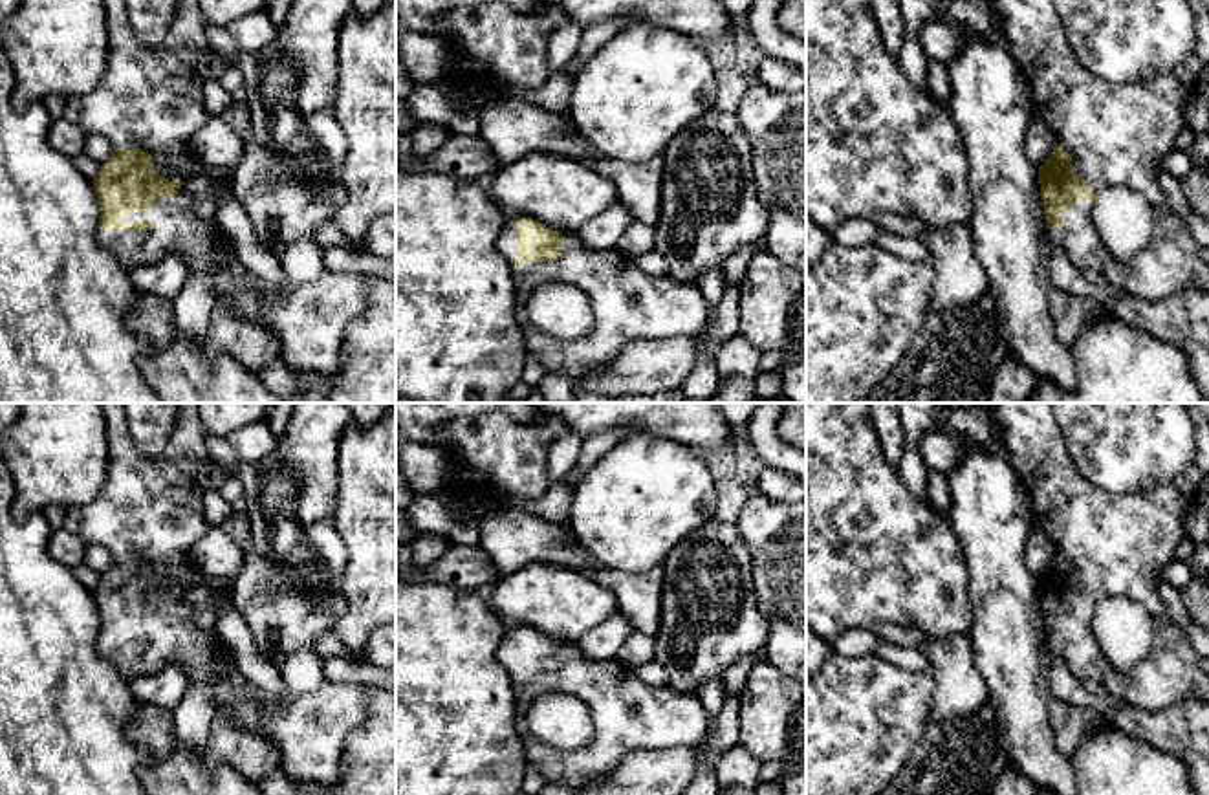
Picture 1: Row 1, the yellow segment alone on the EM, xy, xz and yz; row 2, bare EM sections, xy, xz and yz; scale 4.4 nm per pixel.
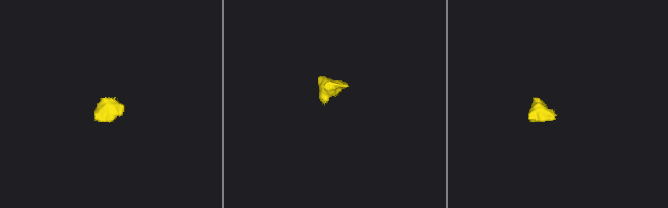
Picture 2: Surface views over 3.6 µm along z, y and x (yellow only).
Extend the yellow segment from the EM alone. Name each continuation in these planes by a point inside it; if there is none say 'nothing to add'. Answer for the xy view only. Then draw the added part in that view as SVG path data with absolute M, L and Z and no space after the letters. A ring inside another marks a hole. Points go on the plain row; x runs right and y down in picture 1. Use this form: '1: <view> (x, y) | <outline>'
1: xy (149, 508) | M126 403L99 405L104 414L108 436L106 480L93 500L66 507L64 529L81 537L86 544L99 544L106 548L117 561L139 559L148 562L154 568L154 579L161 588L169 592L181 590L183 595L174 608L156 610L156 617L148 625L132 623L119 628L119 632L130 634L150 632L152 637L148 641L104 641L97 637L95 650L103 659L110 661L126 681L132 681L137 676L154 674L167 663L180 663L191 685L205 683L211 678L211 663L216 658L218 645L222 641L216 634L220 597L225 595L231 601L233 583L229 579L209 579L202 575L191 566L189 553L192 544L198 542L209 529L203 517L203 496L209 491L220 489L225 482L225 471L211 456L205 445L207 430L200 418L198 403L176 403L178 414L174 430L165 445L165 451L156 458L148 458L137 451L128 430Z

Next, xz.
1: xz (627, 713) | M507 626L496 656L513 681L515 725L528 762L544 782L579 791L634 749L694 747L705 740L709 725L698 694L648 685L617 658L588 659L575 643L562 645L557 672L528 672L515 681L515 632L517 626ZM553 691L577 696L590 707L595 729L590 746L572 753L557 751L529 731L528 709Z

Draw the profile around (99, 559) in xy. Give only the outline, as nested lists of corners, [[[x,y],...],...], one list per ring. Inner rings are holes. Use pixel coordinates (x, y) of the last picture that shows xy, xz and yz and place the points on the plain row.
[[[88,544],[86,546],[86,557],[84,564],[92,568],[95,573],[103,575],[112,568],[114,557],[112,553],[99,546],[99,544]]]

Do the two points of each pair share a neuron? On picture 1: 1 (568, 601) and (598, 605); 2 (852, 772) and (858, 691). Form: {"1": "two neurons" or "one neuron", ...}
{"1": "one neuron", "2": "one neuron"}

